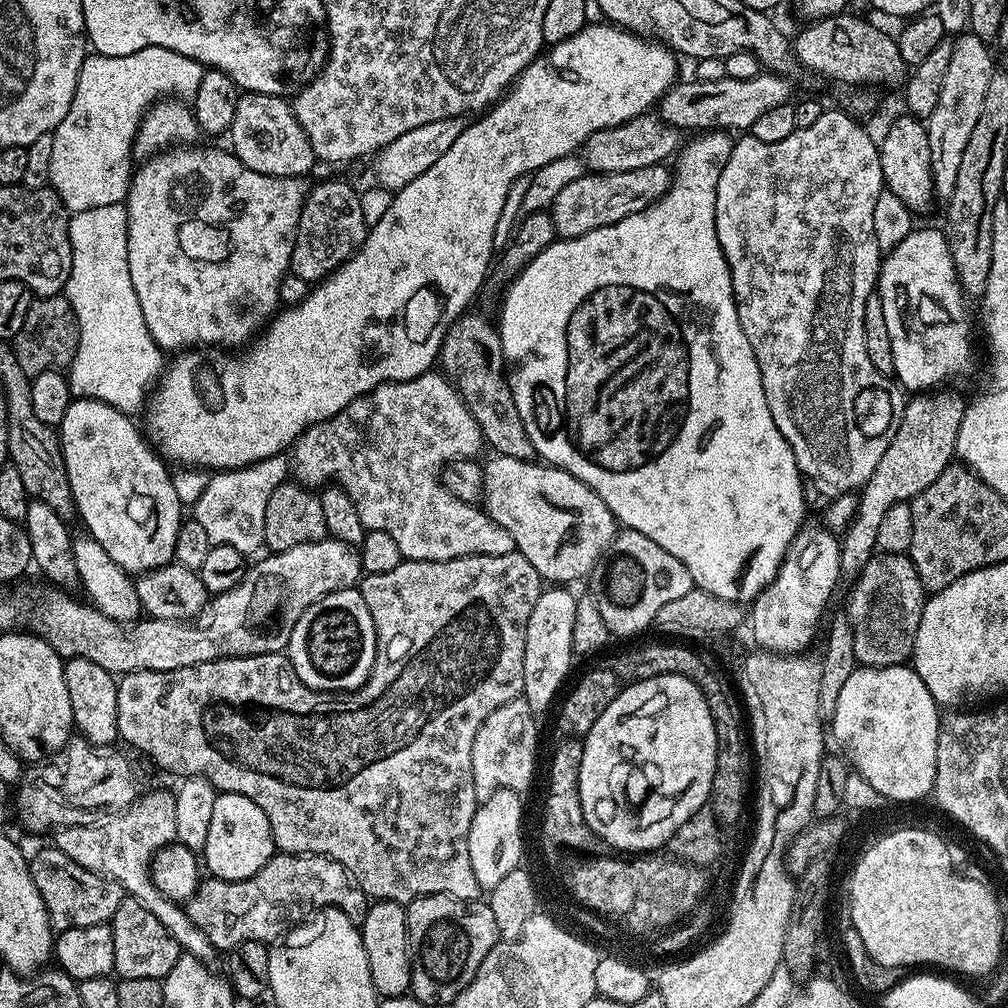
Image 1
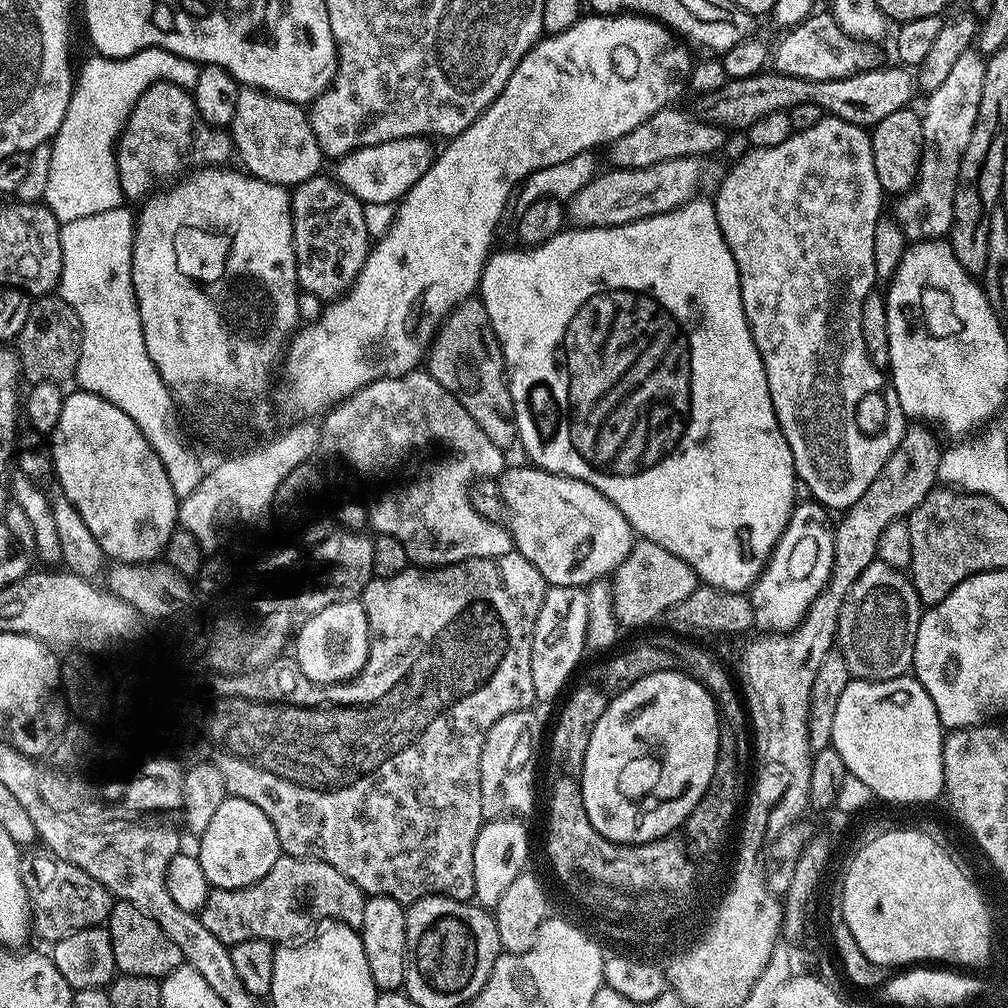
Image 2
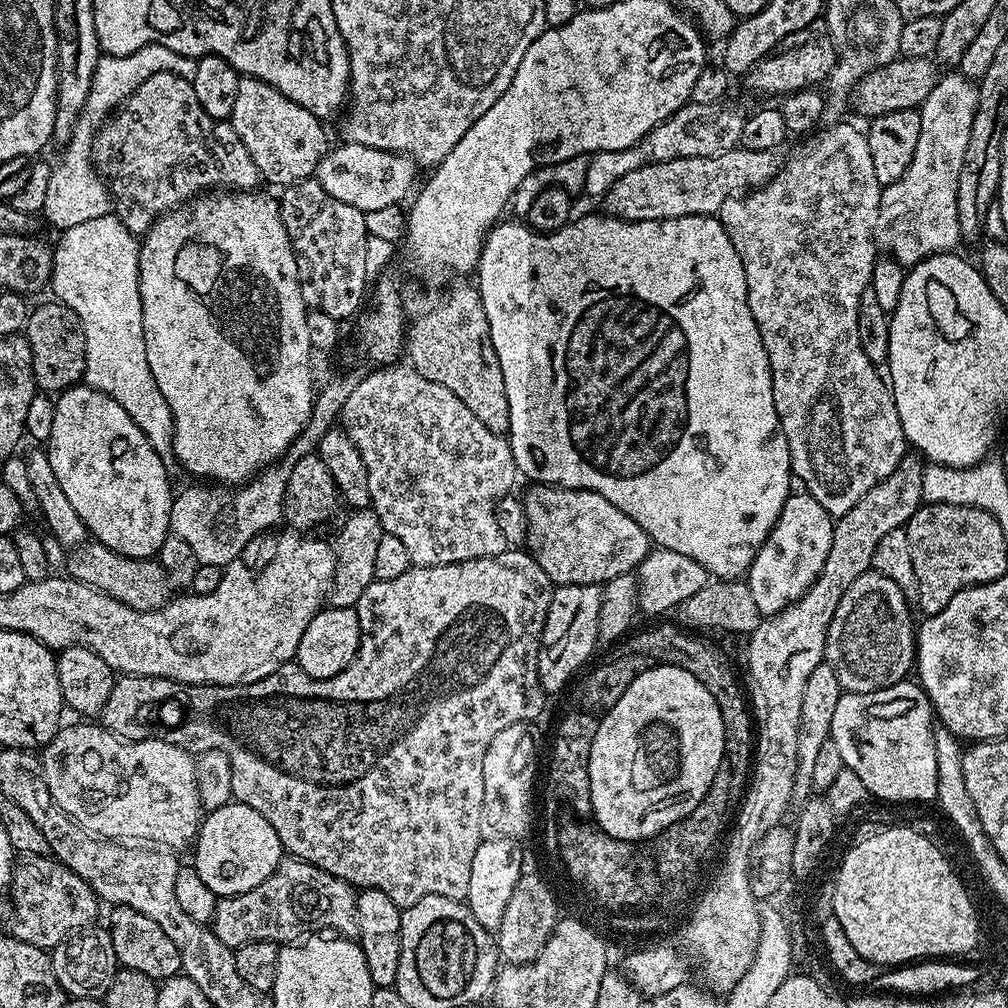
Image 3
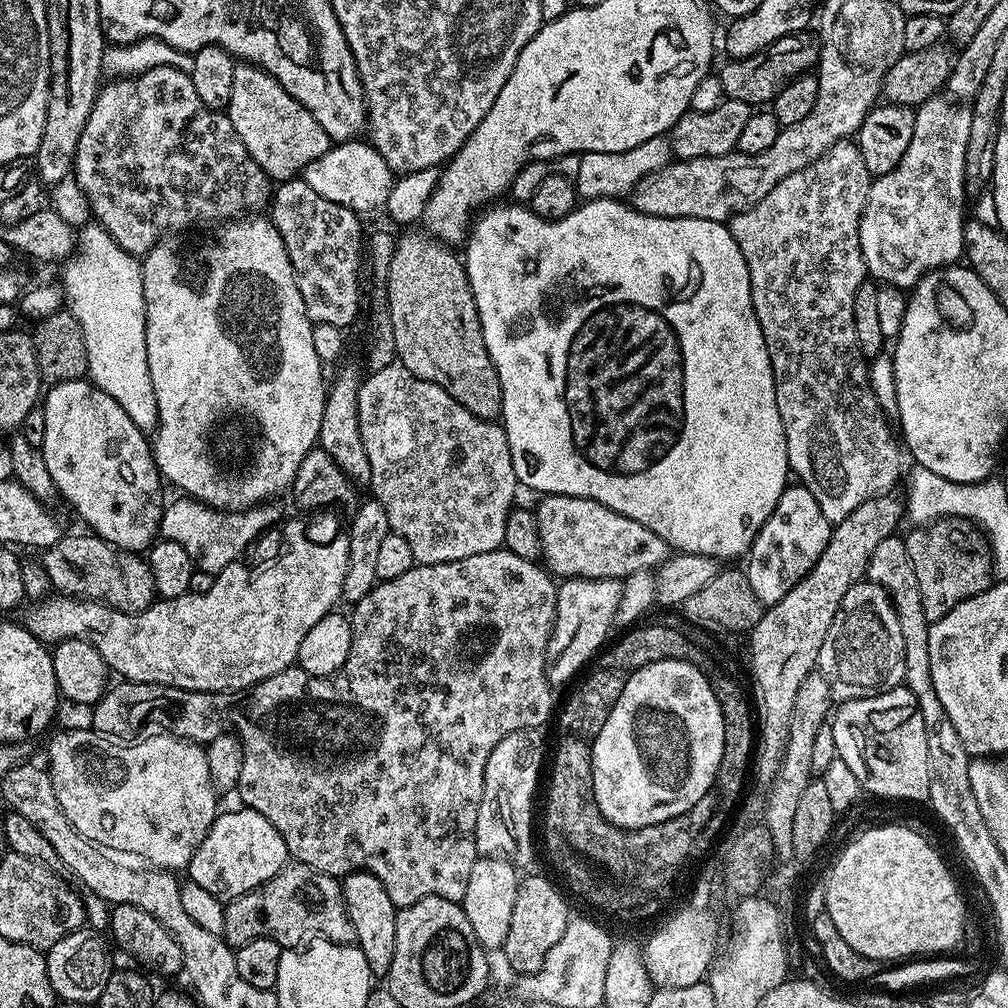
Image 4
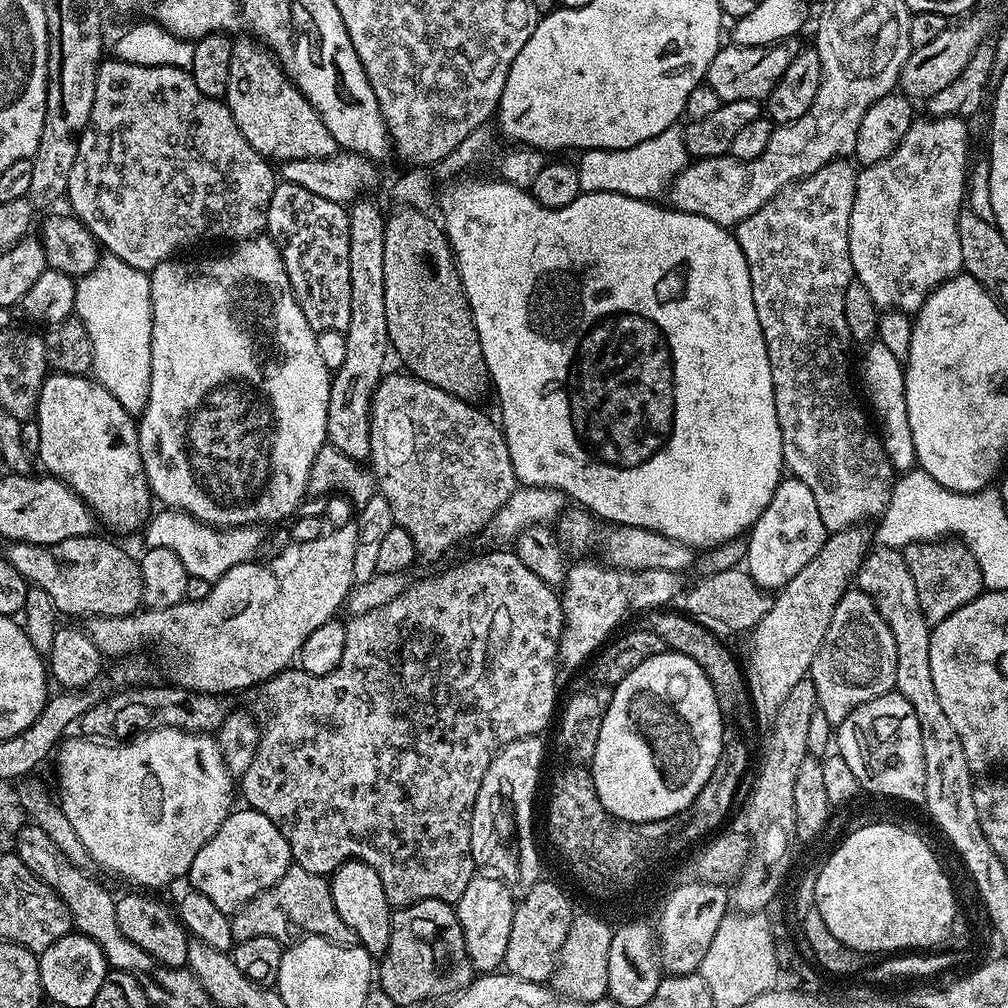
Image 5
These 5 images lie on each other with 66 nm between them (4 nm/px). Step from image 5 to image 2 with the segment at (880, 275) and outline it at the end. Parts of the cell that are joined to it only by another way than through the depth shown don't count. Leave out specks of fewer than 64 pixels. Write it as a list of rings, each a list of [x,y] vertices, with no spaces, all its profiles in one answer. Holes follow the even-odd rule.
[[[979,51],[964,52],[950,69],[942,86],[927,93],[928,105],[922,108],[924,145],[920,155],[920,172],[915,184],[897,199],[900,201],[894,213],[896,223],[909,241],[938,240],[951,233],[958,170],[962,166],[962,154],[966,154],[966,146],[970,143],[970,133],[974,131],[974,118],[978,118],[985,63],[985,57]]]

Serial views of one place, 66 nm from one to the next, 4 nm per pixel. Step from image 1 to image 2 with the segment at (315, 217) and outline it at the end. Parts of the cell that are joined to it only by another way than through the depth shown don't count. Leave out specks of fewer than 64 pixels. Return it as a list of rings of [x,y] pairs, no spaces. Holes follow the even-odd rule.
[[[315,176],[291,189],[292,229],[297,285],[305,293],[331,302],[340,299],[355,282],[368,257],[370,237],[359,198],[326,176]]]

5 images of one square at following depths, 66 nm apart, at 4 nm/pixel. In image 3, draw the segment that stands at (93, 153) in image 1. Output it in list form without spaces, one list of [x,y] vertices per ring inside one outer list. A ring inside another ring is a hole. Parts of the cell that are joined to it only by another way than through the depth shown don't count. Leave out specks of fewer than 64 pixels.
[[[147,44],[142,46],[142,50],[134,50],[134,54],[126,54],[125,56],[101,55],[98,66],[94,66],[94,80],[90,82],[90,92],[86,102],[82,106],[79,118],[76,119],[76,124],[72,127],[70,138],[63,145],[64,153],[60,156],[60,165],[57,163],[50,174],[50,182],[46,189],[46,202],[42,213],[43,219],[52,220],[55,216],[83,218],[108,214],[110,212],[108,186],[98,175],[96,166],[92,162],[92,137],[99,132],[100,125],[104,123],[109,113],[123,104],[126,97],[134,94],[134,90],[138,90],[138,86],[142,86],[142,82],[146,82],[146,78],[159,72],[169,72],[191,81],[194,78],[195,69],[196,60],[193,57],[183,56],[174,50],[166,50],[166,46],[161,44]]]

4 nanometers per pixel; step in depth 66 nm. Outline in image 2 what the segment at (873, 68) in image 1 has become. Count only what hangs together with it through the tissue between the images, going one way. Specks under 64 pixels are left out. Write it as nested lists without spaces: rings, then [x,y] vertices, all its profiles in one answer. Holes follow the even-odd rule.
[[[813,11],[795,28],[785,31],[770,56],[770,64],[783,76],[807,80],[837,80],[852,76],[858,70],[877,67],[875,47],[861,42],[855,36],[847,36],[836,24],[831,11]]]

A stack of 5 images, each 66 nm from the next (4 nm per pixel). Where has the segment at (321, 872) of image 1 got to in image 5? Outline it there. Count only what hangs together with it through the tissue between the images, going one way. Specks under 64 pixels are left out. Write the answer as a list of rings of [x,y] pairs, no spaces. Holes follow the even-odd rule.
[[[295,866],[288,867],[286,874],[282,874],[282,878],[274,882],[274,886],[262,890],[237,912],[231,913],[230,919],[232,939],[236,942],[263,936],[288,942],[293,939],[292,928],[297,928],[304,936],[324,936],[335,944],[357,943],[354,930],[350,930],[350,926],[346,926],[346,922],[338,918],[338,910],[334,910],[329,881],[310,870],[302,870]]]

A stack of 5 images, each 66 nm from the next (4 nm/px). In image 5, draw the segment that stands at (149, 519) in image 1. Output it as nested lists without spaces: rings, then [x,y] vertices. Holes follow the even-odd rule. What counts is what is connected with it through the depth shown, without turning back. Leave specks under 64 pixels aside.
[[[58,372],[45,379],[36,403],[34,419],[40,439],[38,460],[44,463],[43,471],[71,486],[91,508],[93,517],[99,523],[101,520],[106,527],[113,528],[116,532],[143,529],[153,511],[154,497],[142,466],[142,454],[136,433],[138,424],[133,413],[127,412],[118,402],[118,398],[114,398],[114,394],[96,383],[95,379]]]

